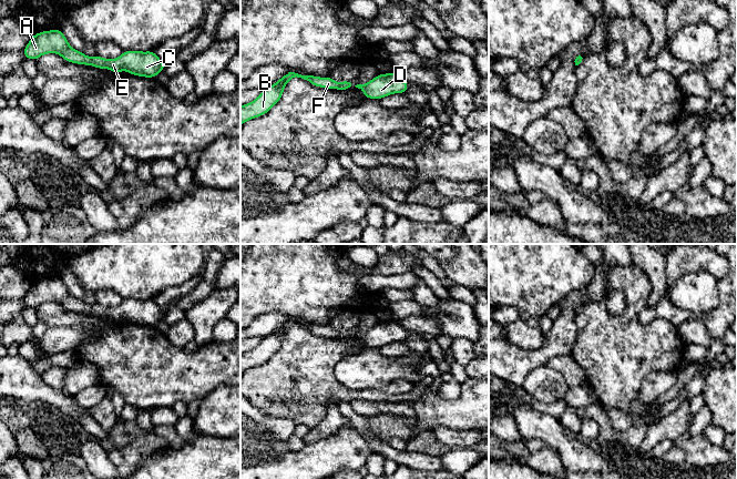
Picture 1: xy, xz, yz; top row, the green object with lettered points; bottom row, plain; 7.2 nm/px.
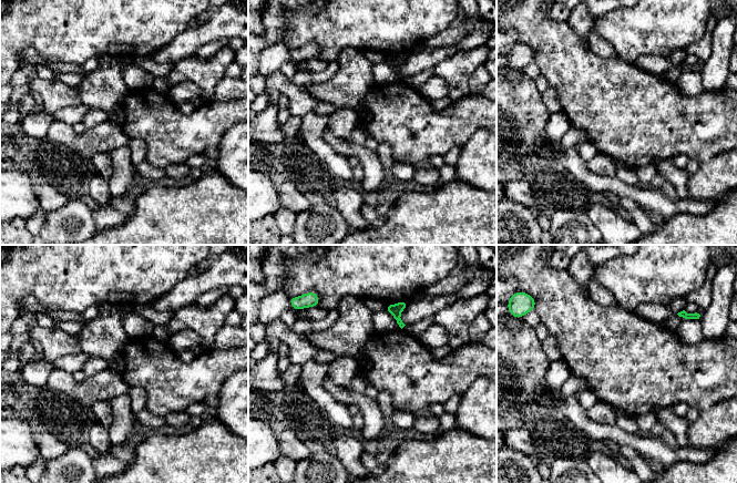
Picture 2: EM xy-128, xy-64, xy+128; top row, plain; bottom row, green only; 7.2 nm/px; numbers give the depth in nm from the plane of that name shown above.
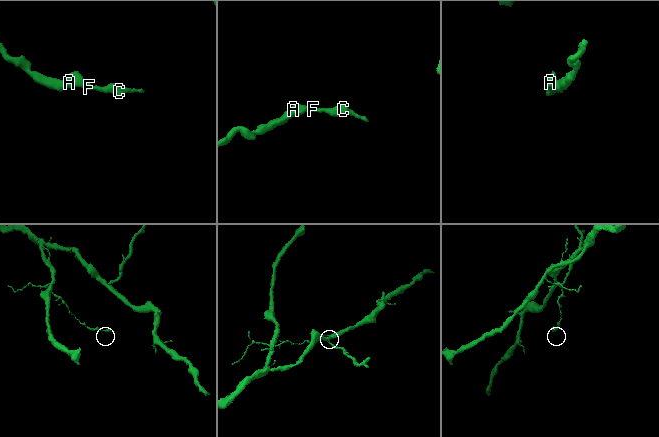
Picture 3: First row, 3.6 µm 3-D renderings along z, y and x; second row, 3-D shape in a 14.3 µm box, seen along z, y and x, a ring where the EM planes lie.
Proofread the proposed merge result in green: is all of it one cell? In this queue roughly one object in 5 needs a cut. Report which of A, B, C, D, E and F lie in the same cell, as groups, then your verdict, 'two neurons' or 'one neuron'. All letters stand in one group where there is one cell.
groups A B C D E F; one neuron

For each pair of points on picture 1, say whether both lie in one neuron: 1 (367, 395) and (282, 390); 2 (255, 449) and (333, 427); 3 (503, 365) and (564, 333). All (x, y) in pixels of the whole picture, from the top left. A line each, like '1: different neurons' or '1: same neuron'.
1: same neuron
2: different neurons
3: same neuron

